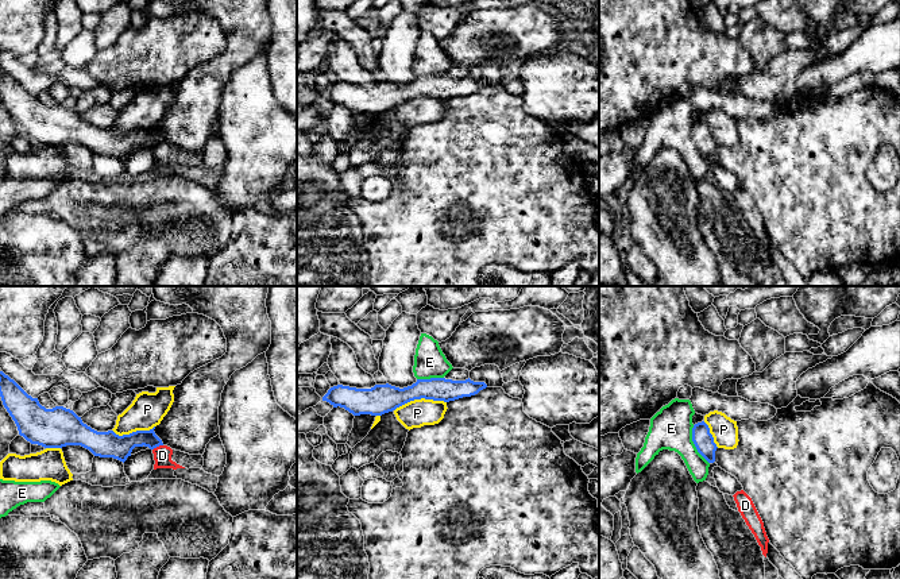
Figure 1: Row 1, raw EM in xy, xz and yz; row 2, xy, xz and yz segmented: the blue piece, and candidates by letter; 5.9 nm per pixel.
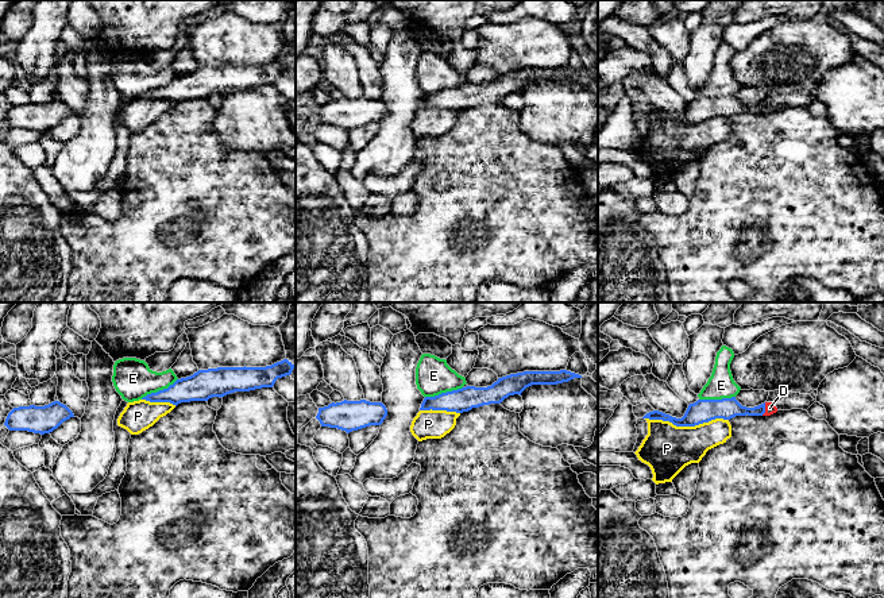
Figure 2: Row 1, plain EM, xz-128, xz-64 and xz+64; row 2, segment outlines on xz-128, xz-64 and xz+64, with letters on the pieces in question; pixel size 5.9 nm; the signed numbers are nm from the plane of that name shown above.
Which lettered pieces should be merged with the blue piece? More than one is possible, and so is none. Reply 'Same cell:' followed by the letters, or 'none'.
Same cell: none

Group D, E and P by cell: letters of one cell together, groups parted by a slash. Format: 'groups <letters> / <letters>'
groups D / E / P

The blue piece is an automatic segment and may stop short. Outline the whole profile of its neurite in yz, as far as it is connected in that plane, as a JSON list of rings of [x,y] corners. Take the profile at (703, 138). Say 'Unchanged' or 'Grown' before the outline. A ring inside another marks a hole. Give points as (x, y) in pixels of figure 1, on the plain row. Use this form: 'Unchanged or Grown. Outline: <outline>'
Unchanged. Outline: [[[702,119],[694,123],[692,126],[692,139],[698,147],[698,150],[708,159],[715,159],[715,148],[716,142],[714,140],[714,135],[710,131],[708,123]]]

